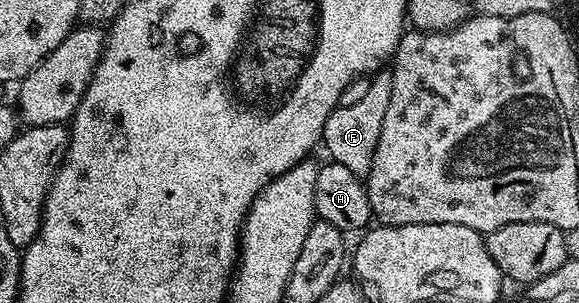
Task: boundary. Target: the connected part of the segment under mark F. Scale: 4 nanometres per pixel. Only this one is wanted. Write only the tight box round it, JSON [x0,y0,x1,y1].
[321,70,392,177]

